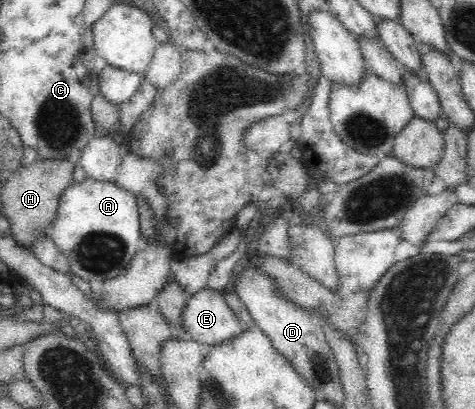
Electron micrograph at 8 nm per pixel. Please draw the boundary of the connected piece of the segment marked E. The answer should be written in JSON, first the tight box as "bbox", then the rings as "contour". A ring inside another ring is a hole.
{"bbox":[181,287,244,346],"contour":[[[208,287],[187,297],[181,321],[195,342],[211,346],[223,344],[244,331],[221,293]]]}

